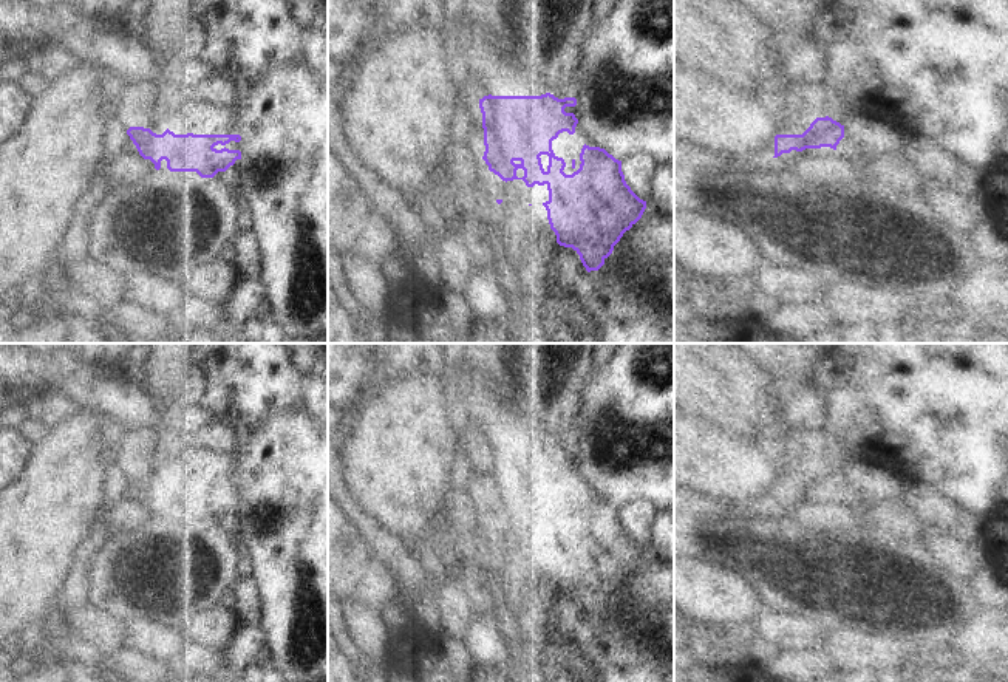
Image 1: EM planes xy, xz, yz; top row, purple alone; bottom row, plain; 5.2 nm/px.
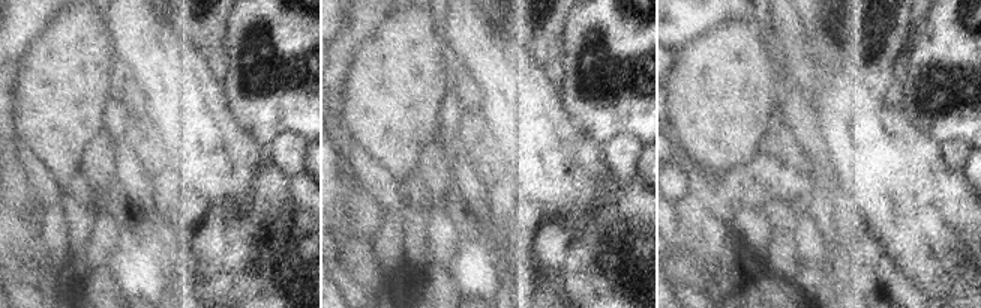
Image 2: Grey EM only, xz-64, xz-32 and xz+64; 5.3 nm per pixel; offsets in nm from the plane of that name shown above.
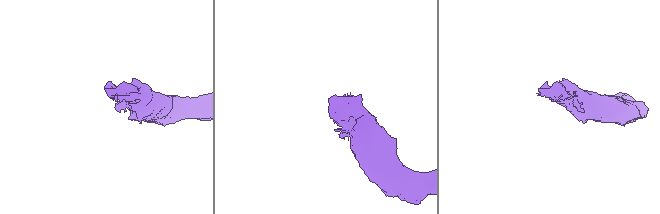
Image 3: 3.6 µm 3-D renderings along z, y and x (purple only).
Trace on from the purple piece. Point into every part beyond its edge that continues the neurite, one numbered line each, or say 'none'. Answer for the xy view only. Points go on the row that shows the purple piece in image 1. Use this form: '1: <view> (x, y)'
none

